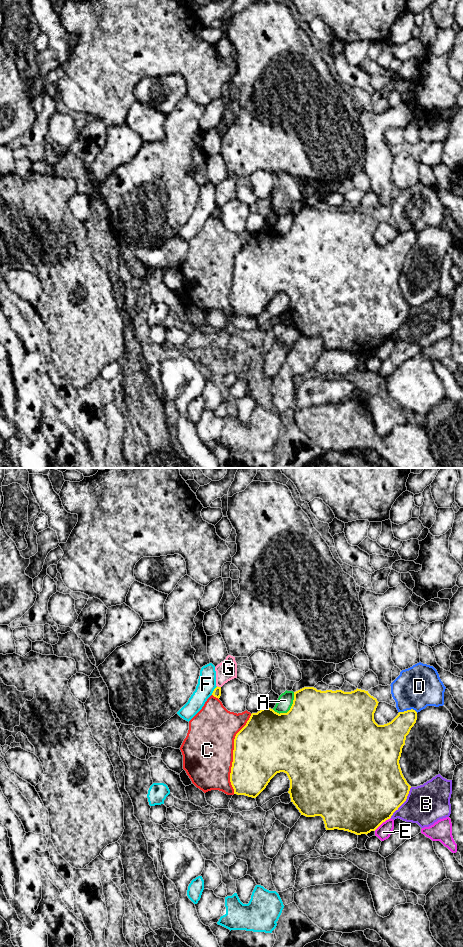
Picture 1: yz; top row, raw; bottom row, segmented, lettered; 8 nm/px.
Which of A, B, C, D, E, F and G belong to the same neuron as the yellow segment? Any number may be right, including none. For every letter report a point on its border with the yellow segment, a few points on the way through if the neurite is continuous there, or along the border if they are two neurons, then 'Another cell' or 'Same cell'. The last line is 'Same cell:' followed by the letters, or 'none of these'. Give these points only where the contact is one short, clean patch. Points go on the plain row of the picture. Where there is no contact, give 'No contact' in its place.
A: Touches yellow at yz (290, 229). Another cell
B: Touches yellow at yz (404, 321). Another cell
C: Touches yellow at yz (233, 274). Another cell
D: Touches yellow at yz (408, 230). Another cell
E: Touches yellow at yz (382, 342). Another cell
F: Touches yellow at yz (214, 210). Another cell
G: Touches yellow at yz (219, 207). Boundary: yz (217, 205), (220, 207). Another cell
Same cell: none of these

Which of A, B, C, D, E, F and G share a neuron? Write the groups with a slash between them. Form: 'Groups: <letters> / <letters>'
Groups: A / B / C G / D / E / F

